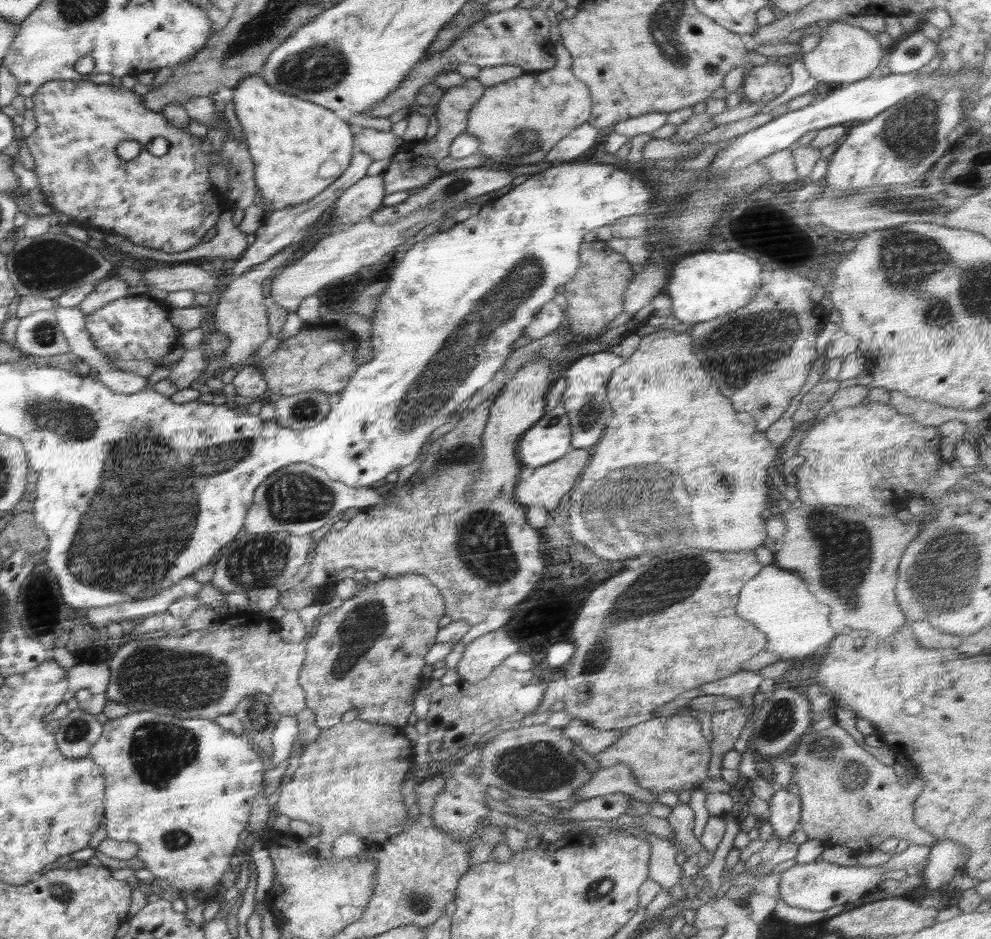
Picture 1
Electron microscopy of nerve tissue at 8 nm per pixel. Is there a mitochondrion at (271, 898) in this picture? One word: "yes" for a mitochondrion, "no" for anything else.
no

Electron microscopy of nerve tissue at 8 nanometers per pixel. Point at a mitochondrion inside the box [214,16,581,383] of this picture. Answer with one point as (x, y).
(318, 68)

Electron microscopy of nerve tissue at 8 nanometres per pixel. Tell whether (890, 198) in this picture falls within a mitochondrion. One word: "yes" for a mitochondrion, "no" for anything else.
yes

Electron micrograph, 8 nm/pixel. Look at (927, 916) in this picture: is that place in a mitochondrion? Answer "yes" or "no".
no

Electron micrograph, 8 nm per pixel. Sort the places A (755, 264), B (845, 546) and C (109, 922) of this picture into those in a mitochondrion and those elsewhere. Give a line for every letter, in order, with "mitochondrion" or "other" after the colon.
A: other
B: mitochondrion
C: other

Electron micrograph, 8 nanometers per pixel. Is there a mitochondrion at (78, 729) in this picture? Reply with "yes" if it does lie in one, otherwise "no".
yes

